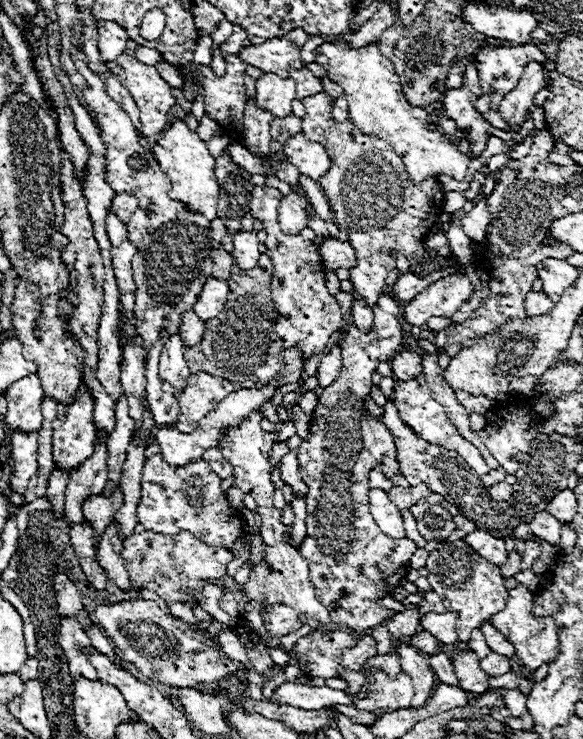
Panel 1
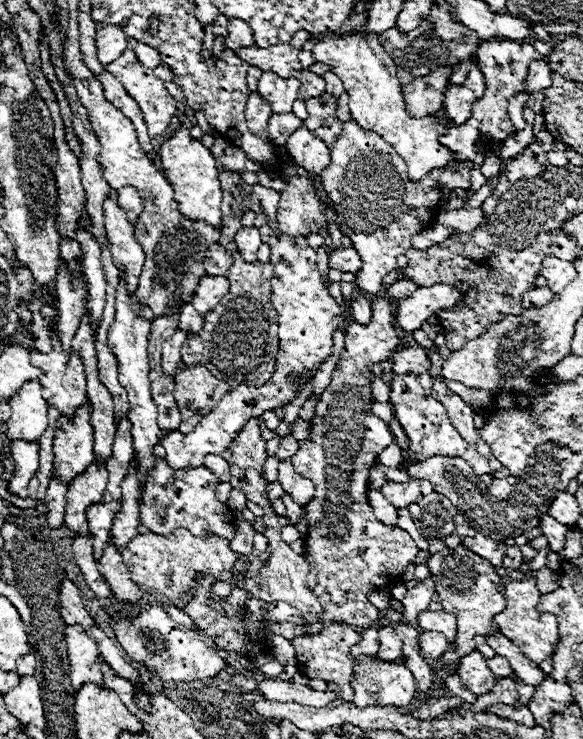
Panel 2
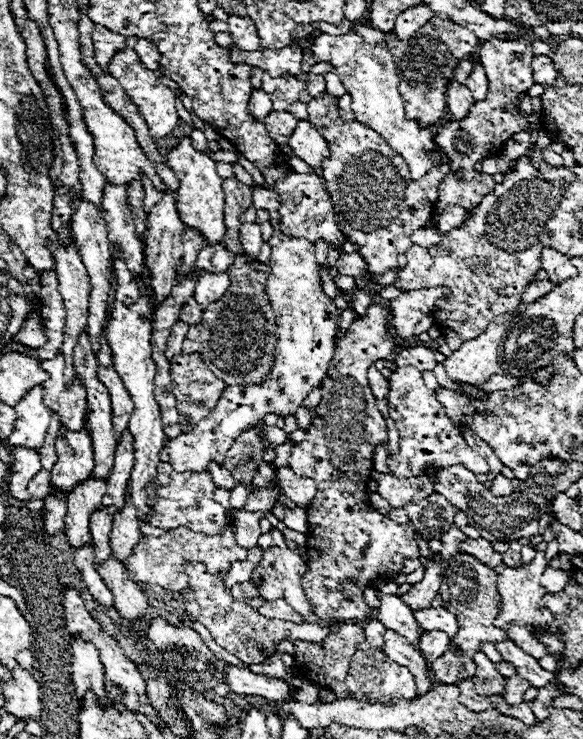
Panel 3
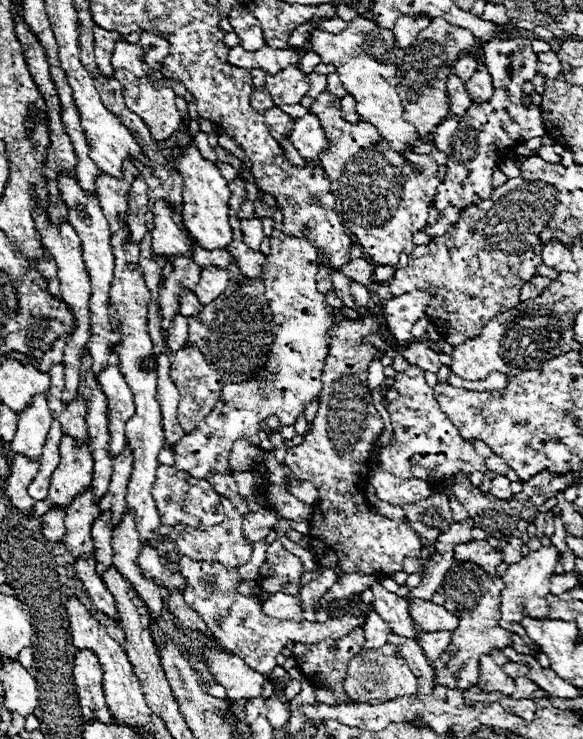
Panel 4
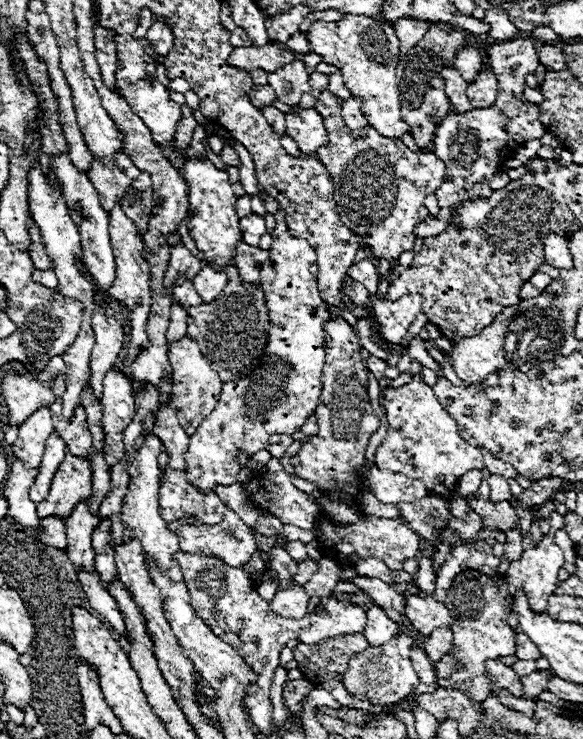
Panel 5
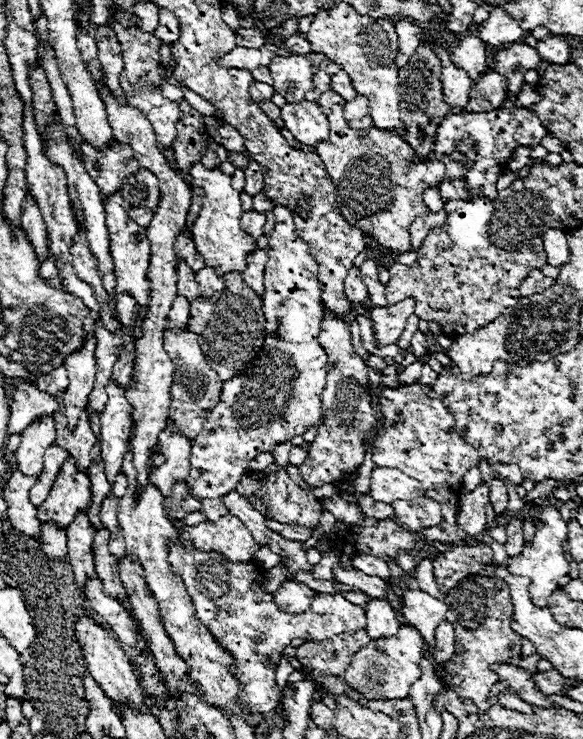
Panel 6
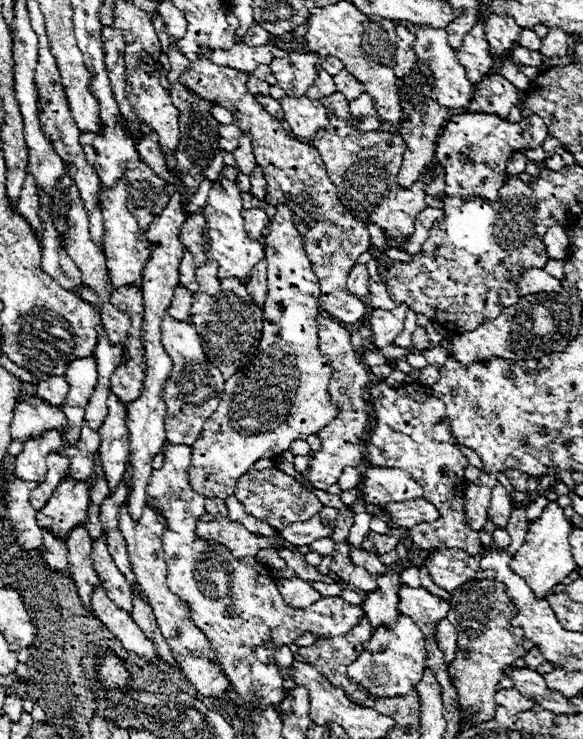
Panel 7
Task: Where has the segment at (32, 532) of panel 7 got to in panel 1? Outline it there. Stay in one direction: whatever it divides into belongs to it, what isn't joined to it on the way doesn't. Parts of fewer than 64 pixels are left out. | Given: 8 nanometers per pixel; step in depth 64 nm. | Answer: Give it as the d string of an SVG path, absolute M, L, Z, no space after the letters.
M14 432L10 436L10 452L14 460L14 472L10 476L10 490L16 494L26 492L28 480L36 474L38 470L38 434L18 434Z

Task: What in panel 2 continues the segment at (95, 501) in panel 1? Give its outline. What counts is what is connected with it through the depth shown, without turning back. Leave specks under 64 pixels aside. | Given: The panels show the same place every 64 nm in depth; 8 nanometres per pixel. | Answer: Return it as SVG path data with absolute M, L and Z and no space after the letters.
M94 504L88 508L88 526L94 540L94 556L100 560L104 554L108 540L110 540L110 528L112 520L120 512L120 504Z

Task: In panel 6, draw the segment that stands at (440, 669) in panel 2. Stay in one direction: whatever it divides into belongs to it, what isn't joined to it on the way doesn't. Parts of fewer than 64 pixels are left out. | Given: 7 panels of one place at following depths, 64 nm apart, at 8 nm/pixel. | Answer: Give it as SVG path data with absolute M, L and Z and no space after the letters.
M468 576L462 580L444 602L450 606L450 618L456 630L456 652L454 658L444 662L442 678L460 698L472 700L480 714L490 708L490 690L498 682L498 674L490 670L490 664L508 664L512 658L520 656L522 636L510 628L512 600L508 584L500 578Z

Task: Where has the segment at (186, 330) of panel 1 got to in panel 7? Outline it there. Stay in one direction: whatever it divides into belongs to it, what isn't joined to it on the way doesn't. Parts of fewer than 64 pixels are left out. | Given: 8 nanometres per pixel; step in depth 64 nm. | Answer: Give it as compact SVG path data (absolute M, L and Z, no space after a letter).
M184 250L184 258L182 258L178 270L180 270L180 284L186 284L188 290L194 294L198 290L198 282L196 282L196 276L194 276L196 266L194 266L194 258L188 250Z

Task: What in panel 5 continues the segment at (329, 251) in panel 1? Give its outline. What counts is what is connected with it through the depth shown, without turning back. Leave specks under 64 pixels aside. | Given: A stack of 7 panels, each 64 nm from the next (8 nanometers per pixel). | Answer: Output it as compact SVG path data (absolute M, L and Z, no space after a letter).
M362 260L358 264L352 264L352 268L348 270L348 276L352 276L354 280L360 280L368 288L370 296L378 298L378 278L380 278L380 274L370 260Z

